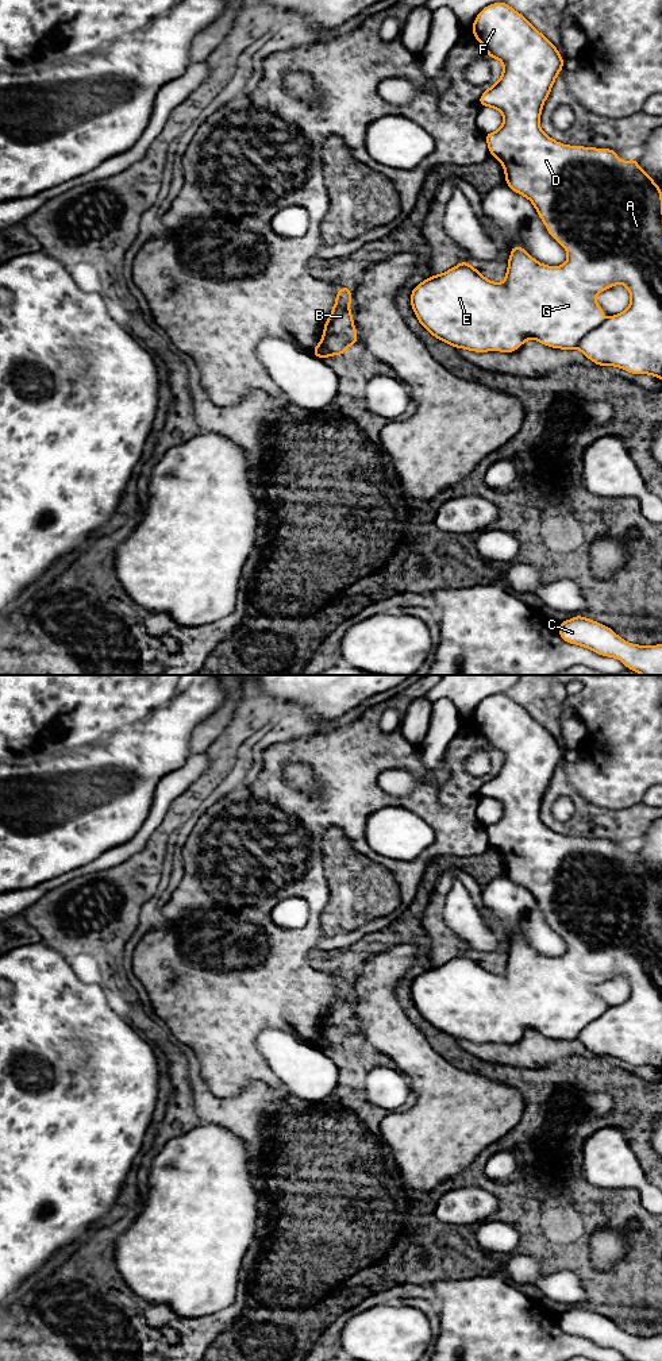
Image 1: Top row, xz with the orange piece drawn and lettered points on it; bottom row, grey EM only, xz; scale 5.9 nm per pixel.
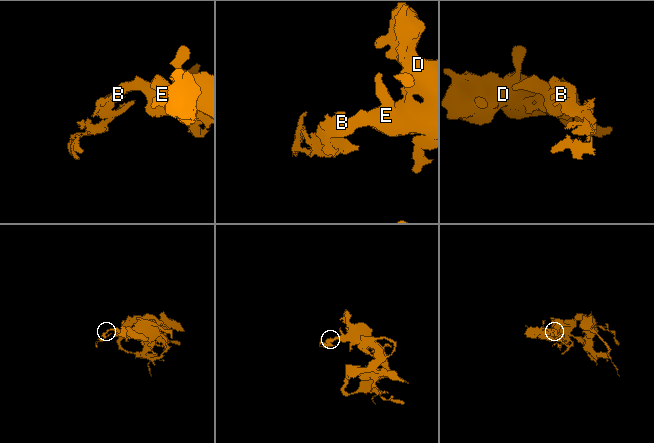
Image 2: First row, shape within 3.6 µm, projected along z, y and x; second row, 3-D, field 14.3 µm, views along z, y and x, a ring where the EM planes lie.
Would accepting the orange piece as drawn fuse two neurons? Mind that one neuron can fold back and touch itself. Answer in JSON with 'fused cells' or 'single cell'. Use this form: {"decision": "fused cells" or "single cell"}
{"decision": "fused cells"}

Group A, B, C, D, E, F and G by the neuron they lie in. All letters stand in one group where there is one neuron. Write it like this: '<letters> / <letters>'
A C D E F G / B

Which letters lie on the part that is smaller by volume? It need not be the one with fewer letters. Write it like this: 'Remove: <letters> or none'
Remove: B

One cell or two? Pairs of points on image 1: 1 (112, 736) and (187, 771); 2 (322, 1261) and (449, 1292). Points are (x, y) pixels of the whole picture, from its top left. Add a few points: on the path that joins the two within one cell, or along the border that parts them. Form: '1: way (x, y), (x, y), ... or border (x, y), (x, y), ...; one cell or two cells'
1: border (193, 754), (181, 766), (166, 772), (156, 787); two cells
2: border (464, 1279), (439, 1279), (433, 1284); two cells

